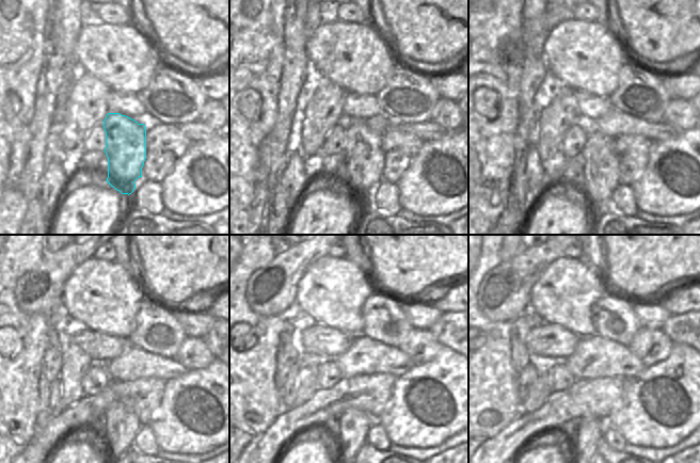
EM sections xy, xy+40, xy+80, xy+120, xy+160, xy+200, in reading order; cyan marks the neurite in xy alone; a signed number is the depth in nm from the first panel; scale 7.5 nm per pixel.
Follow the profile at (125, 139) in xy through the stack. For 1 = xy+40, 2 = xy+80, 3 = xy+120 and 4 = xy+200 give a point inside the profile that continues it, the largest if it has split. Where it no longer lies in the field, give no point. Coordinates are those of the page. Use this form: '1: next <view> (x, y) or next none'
1: next xy+40 (364, 158)
2: next xy+80 (601, 177)
3: next xy+120 (122, 425)
4: next xy+200 (589, 431)

